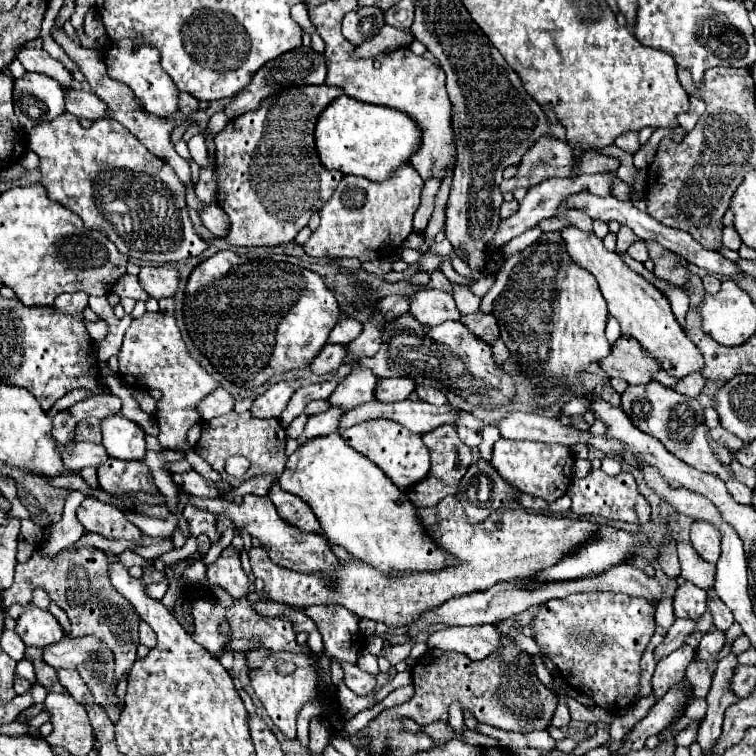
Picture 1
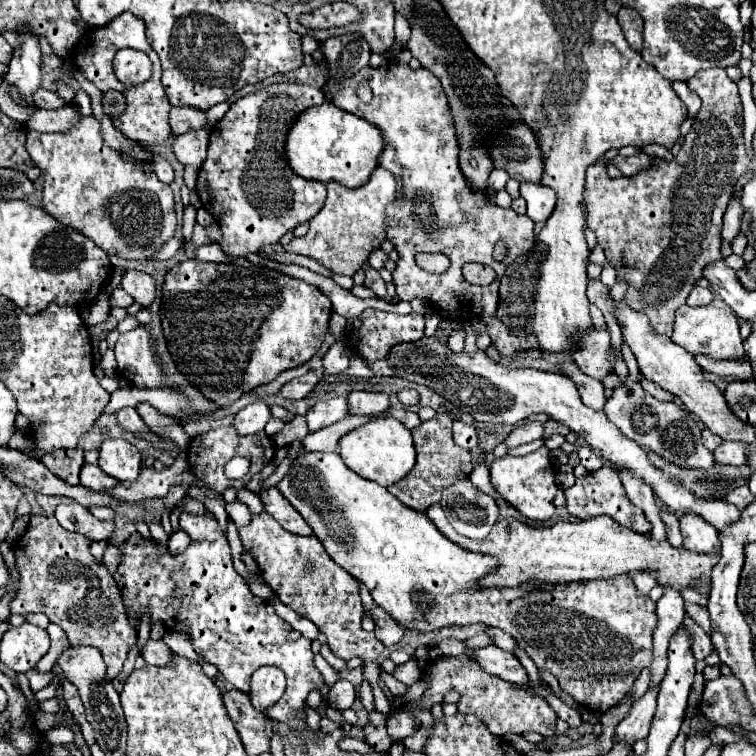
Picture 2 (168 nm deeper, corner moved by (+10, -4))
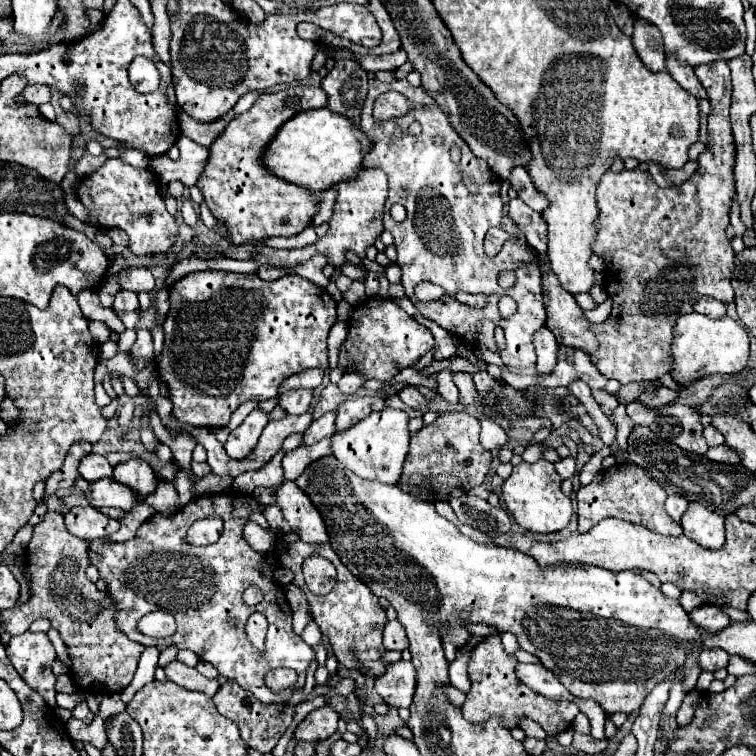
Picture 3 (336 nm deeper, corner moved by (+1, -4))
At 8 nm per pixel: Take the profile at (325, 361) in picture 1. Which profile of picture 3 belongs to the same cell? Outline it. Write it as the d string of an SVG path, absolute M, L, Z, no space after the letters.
M297 388L297 390L289 390L283 392L279 398L279 404L289 412L289 414L303 414L309 410L313 400L313 390L309 388Z

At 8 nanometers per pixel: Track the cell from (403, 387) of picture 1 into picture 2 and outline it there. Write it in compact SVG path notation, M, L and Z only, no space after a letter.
M350 392L348 414L380 414L388 408L388 394L382 392Z

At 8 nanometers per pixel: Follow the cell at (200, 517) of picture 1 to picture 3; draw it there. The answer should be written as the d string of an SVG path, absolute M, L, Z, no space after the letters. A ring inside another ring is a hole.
M229 492L225 496L211 494L191 500L177 510L171 518L155 516L141 524L133 540L115 544L107 540L93 540L89 548L89 560L99 568L101 578L107 582L107 590L117 602L117 624L135 642L145 646L167 648L175 644L179 650L189 648L201 660L211 662L221 676L235 680L241 688L255 694L265 704L285 704L291 698L291 690L273 694L263 678L269 670L285 666L299 674L295 690L301 692L305 684L305 672L315 660L315 650L307 646L291 628L291 608L281 586L259 572L263 556L255 552L243 538L243 526L249 520L251 510L263 512L255 500L241 498L245 494ZM201 518L221 518L223 534L215 544L189 546L185 542L187 528ZM249 586L257 586L263 592L263 600L257 606L243 602L243 592ZM155 610L169 612L177 622L177 632L169 638L149 638L139 632L137 622ZM253 612L267 616L269 630L265 638L265 652L259 652L245 636L245 622Z

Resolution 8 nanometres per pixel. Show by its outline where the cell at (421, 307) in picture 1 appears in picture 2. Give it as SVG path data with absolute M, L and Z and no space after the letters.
M368 308L360 314L360 328L352 330L346 338L348 344L352 342L352 346L358 350L360 356L364 356L366 360L382 360L388 356L388 352L402 344L402 342L416 342L424 336L424 316L420 314L408 314L408 316L400 316L394 312L378 312L374 308Z

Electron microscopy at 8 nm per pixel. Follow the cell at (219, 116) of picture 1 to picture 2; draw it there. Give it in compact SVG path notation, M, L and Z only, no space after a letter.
M200 130L200 132L188 132L188 134L174 138L172 152L184 168L186 166L200 166L206 160L208 134L210 134L208 130Z

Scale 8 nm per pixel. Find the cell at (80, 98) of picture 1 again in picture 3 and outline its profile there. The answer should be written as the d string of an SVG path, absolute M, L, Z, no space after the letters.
M29 84L29 86L25 86L23 96L25 96L25 100L29 104L35 104L35 106L51 102L51 90L49 90L49 86L43 86L43 84L33 84L33 86Z

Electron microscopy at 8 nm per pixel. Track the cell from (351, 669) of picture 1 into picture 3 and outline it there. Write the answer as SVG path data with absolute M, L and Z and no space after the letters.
M333 704L317 708L307 714L307 718L297 726L295 738L297 740L325 740L337 730L339 712Z

